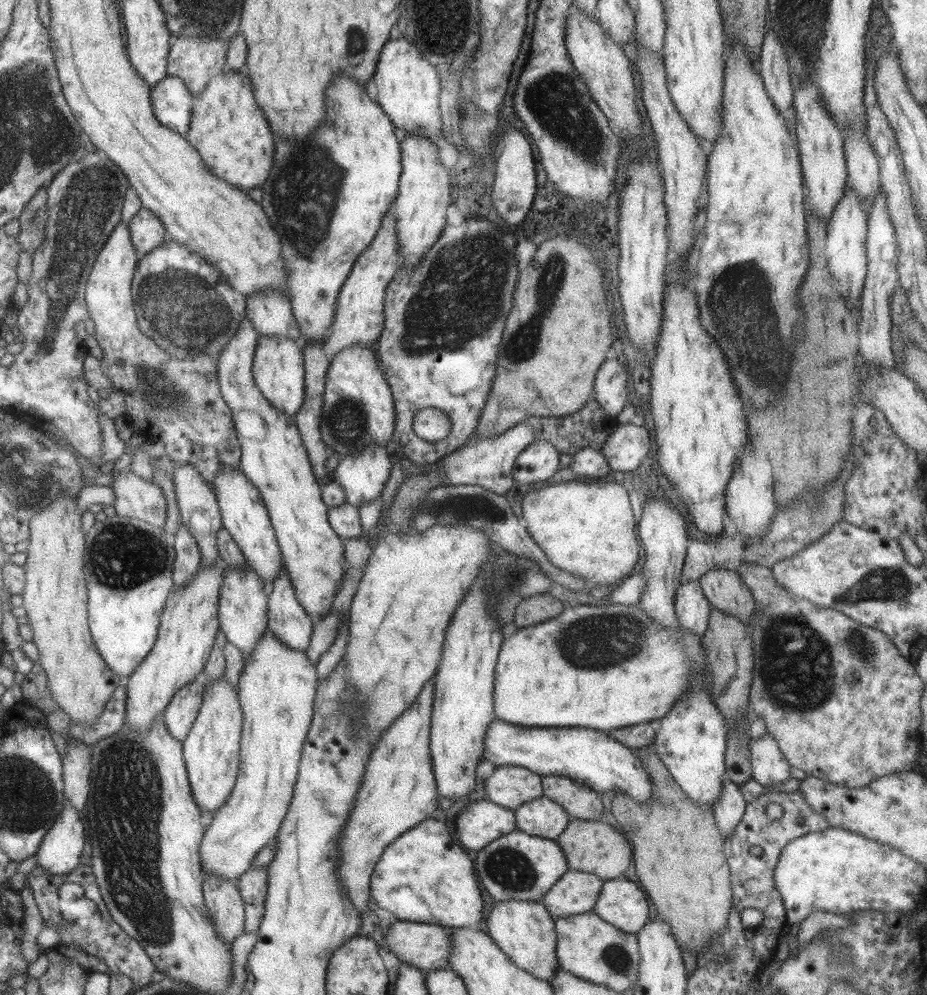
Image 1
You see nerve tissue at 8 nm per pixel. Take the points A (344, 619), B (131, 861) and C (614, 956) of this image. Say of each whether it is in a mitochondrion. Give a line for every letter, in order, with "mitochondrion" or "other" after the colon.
A: other
B: mitochondrion
C: mitochondrion

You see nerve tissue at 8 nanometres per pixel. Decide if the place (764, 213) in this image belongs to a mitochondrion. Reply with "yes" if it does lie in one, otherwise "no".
no

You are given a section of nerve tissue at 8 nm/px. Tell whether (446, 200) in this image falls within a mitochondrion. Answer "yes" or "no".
no

